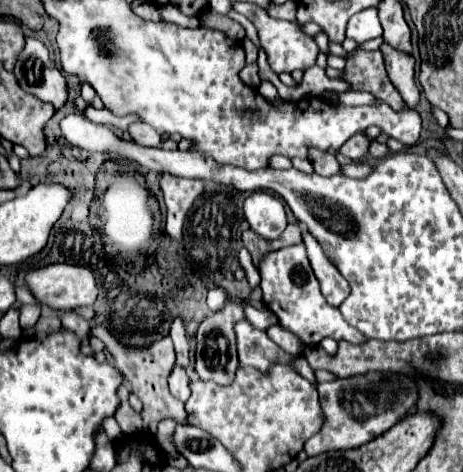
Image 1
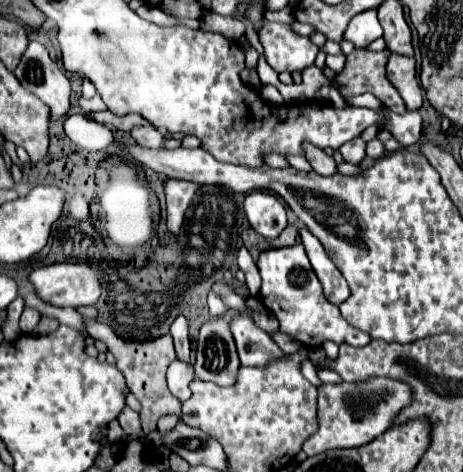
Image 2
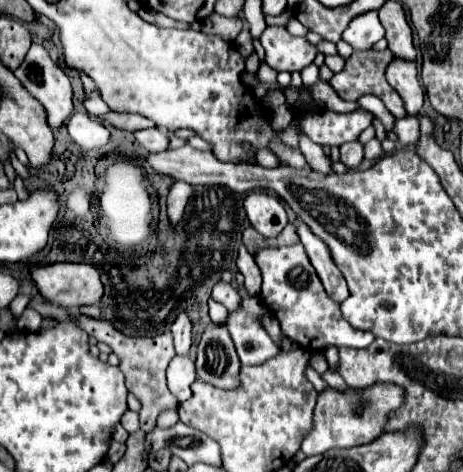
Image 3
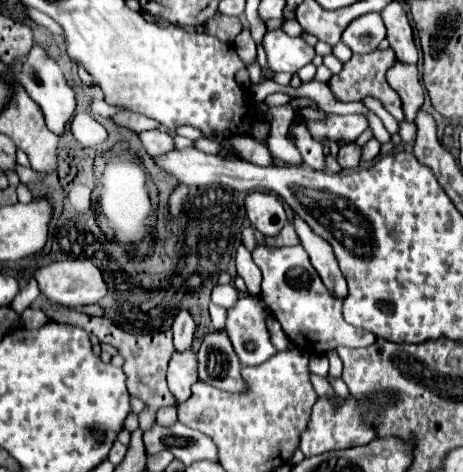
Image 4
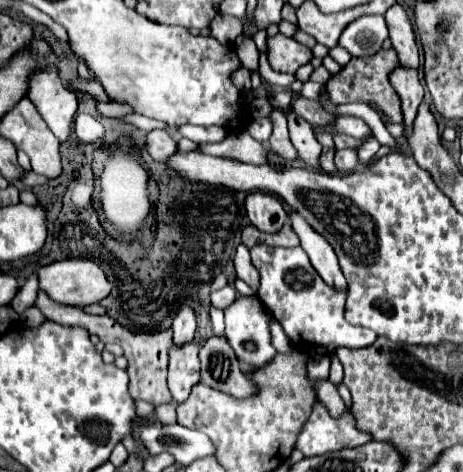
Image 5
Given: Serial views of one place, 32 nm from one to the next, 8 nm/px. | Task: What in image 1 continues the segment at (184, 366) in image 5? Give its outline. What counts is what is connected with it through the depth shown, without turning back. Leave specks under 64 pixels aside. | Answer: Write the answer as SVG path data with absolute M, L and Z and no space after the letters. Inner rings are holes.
M174 366L168 382L170 382L172 396L176 396L180 402L186 402L188 396L190 396L190 390L188 390L188 382L190 382L188 372L184 368L180 368L180 366Z

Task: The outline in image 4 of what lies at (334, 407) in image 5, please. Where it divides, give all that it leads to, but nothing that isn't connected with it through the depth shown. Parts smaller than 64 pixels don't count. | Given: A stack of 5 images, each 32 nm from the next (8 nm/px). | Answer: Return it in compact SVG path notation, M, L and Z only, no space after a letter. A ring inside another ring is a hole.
M310 374L310 382L312 382L312 386L316 388L316 394L318 394L318 396L334 396L334 390L332 390L332 386L328 384L326 378L322 378L322 376L318 376L318 374Z

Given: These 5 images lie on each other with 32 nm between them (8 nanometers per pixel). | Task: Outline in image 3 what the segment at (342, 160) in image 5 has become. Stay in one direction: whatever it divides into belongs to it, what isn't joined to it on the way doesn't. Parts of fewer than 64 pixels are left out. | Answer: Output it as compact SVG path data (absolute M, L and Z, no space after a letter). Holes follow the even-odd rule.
M352 140L340 146L340 160L352 168L358 168L358 164L364 160L364 144L360 140Z

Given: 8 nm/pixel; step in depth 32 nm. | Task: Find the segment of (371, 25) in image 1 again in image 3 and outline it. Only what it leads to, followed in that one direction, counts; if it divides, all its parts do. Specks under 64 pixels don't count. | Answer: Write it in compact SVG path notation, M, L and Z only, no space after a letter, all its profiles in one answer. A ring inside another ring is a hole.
M374 10L356 16L342 34L342 40L352 44L354 50L370 50L380 38L384 38L384 28Z

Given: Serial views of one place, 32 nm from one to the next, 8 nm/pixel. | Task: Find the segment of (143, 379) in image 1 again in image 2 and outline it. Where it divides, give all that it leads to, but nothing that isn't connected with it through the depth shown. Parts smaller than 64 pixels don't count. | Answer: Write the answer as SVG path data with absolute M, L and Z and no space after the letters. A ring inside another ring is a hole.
M86 320L86 328L88 328L88 334L92 338L98 338L102 340L108 350L114 354L116 358L116 368L124 374L126 378L126 384L130 388L130 392L140 400L142 404L142 410L140 410L140 420L142 420L142 430L148 434L148 432L154 432L156 430L156 422L166 416L166 414L174 414L174 416L180 416L182 414L182 402L176 400L170 392L168 392L168 386L166 386L166 370L168 366L172 364L172 360L176 358L174 354L174 346L172 346L172 336L166 334L166 336L160 336L156 340L148 340L148 342L128 342L128 340L122 340L114 334L114 330L102 322L96 322L96 320Z

